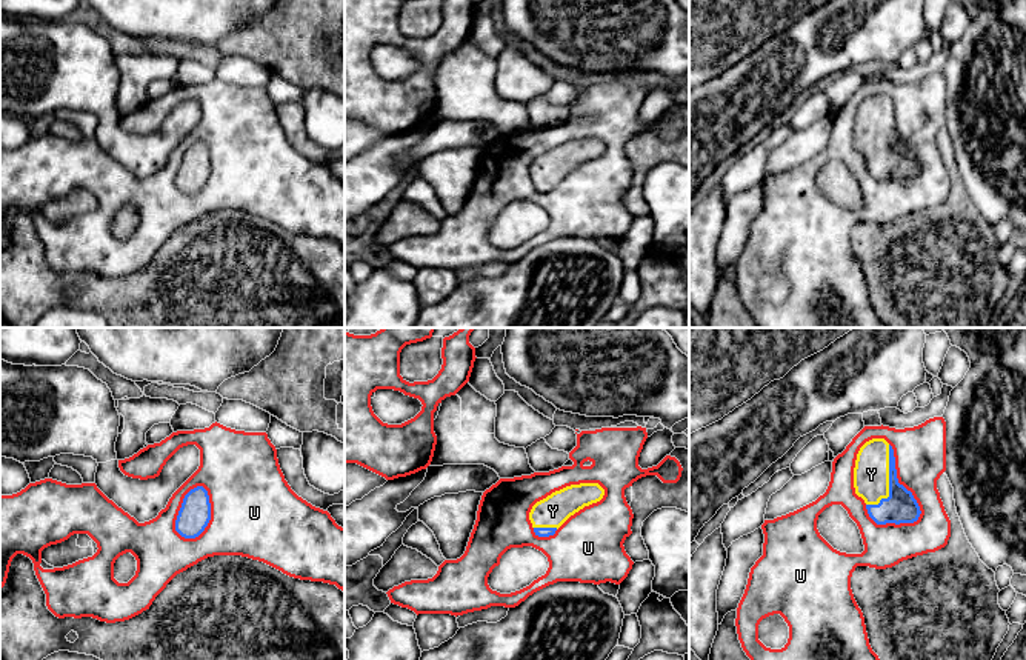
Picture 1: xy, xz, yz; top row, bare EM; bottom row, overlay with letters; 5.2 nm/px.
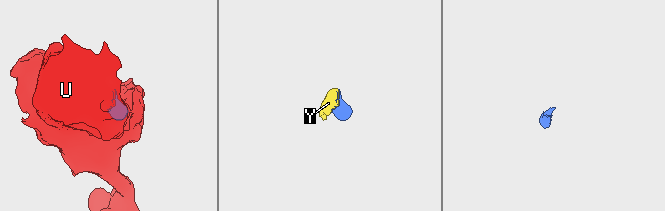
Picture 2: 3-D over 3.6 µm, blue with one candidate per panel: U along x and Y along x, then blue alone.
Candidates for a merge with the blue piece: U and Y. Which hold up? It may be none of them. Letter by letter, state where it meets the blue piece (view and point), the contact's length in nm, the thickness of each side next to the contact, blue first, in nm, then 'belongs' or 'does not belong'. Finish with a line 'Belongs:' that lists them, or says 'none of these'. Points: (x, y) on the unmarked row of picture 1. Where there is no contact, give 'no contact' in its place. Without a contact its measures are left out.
U: yz (902, 140) | 440 nm | 170/280 nm | does not belong
Y: yz (889, 137) | 340 nm | 170/190 nm | belongs
Belongs: Y

